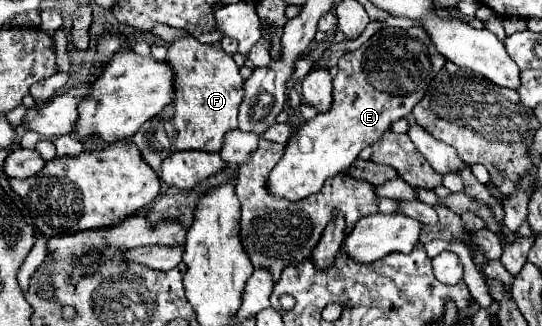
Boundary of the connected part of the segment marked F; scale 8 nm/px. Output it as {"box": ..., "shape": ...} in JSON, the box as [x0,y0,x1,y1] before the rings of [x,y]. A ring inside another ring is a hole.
{"box":[134,35,244,173],"shape":[[[192,35],[168,45],[166,61],[176,73],[176,101],[170,113],[142,125],[134,143],[140,149],[144,161],[158,173],[166,155],[176,151],[206,151],[218,153],[226,131],[238,127],[238,107],[244,99],[238,65],[226,51],[216,51],[212,45],[204,45]]]}

